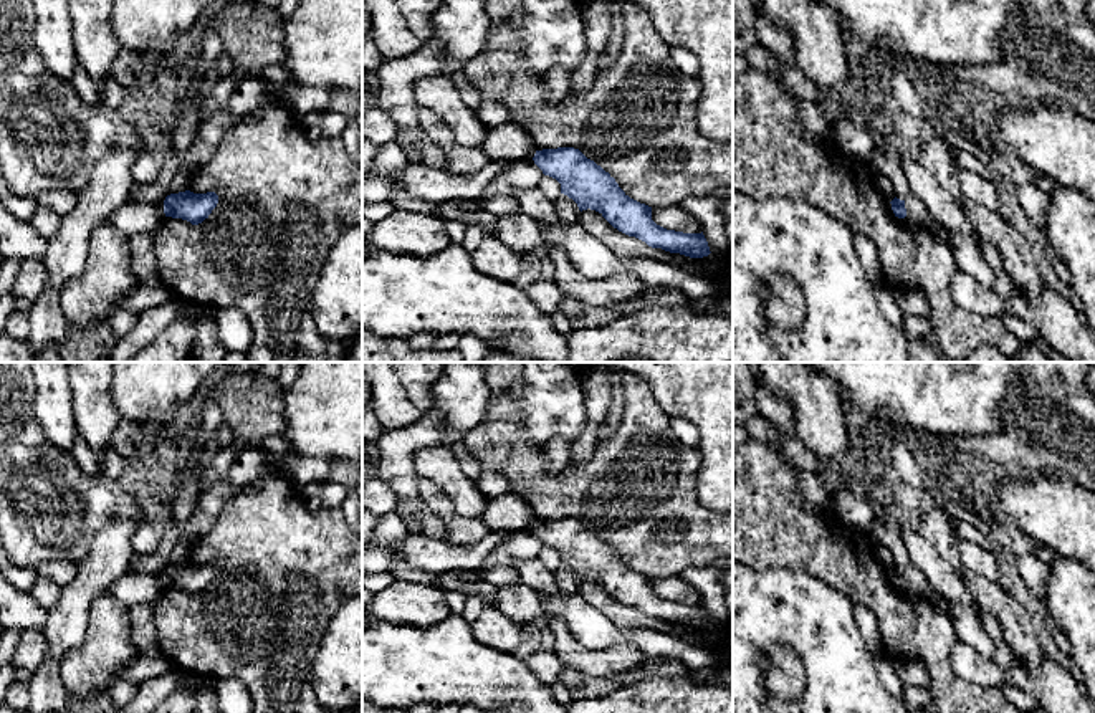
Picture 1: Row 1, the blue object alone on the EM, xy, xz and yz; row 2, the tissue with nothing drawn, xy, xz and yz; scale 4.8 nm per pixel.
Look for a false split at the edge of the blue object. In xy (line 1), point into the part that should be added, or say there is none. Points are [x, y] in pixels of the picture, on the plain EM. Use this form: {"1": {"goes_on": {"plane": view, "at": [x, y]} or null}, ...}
{"1": {"goes_on": null}}

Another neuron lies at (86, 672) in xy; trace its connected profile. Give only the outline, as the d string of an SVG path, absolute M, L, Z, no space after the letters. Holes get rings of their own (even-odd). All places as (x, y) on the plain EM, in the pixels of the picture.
M111 591L93 599L84 644L60 662L60 677L81 705L106 695L117 672L136 658L129 609Z

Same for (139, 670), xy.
M139 657L139 658L134 658L131 663L124 665L117 672L117 680L129 680L129 682L136 682L139 685L149 678L167 673L174 667L175 665L170 660L167 660L165 657L159 657L159 658Z

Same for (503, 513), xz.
M511 491L488 500L481 518L488 524L490 533L533 531L536 524L534 513Z

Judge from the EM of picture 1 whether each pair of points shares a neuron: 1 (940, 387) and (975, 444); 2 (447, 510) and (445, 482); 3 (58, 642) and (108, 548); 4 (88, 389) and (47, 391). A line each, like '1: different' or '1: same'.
1: different
2: different
3: same
4: different

